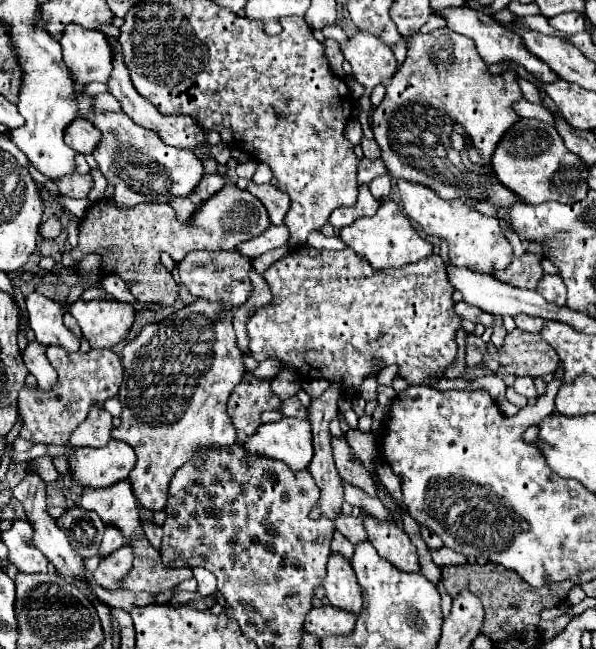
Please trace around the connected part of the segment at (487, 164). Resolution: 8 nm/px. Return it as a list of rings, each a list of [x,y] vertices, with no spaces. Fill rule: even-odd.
[[[437,29],[433,33],[415,33],[409,39],[409,51],[405,63],[397,69],[387,85],[385,99],[373,111],[373,133],[375,141],[381,147],[381,159],[387,165],[387,171],[395,179],[405,179],[411,183],[421,183],[435,191],[441,199],[459,199],[469,197],[473,201],[487,201],[497,211],[507,211],[511,205],[521,203],[521,199],[505,187],[491,165],[491,157],[519,115],[513,109],[513,103],[523,95],[517,91],[517,75],[515,71],[507,71],[501,75],[491,75],[483,59],[479,57],[475,43],[469,37],[463,37],[451,29]],[[429,129],[451,129],[447,135],[433,133]]]

